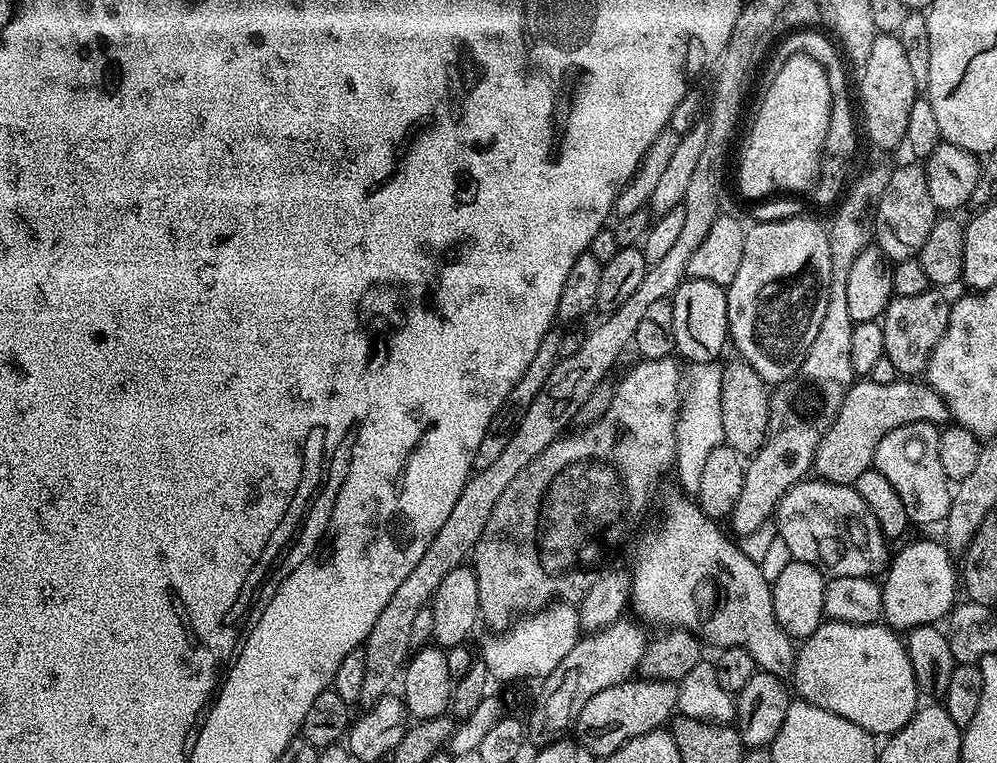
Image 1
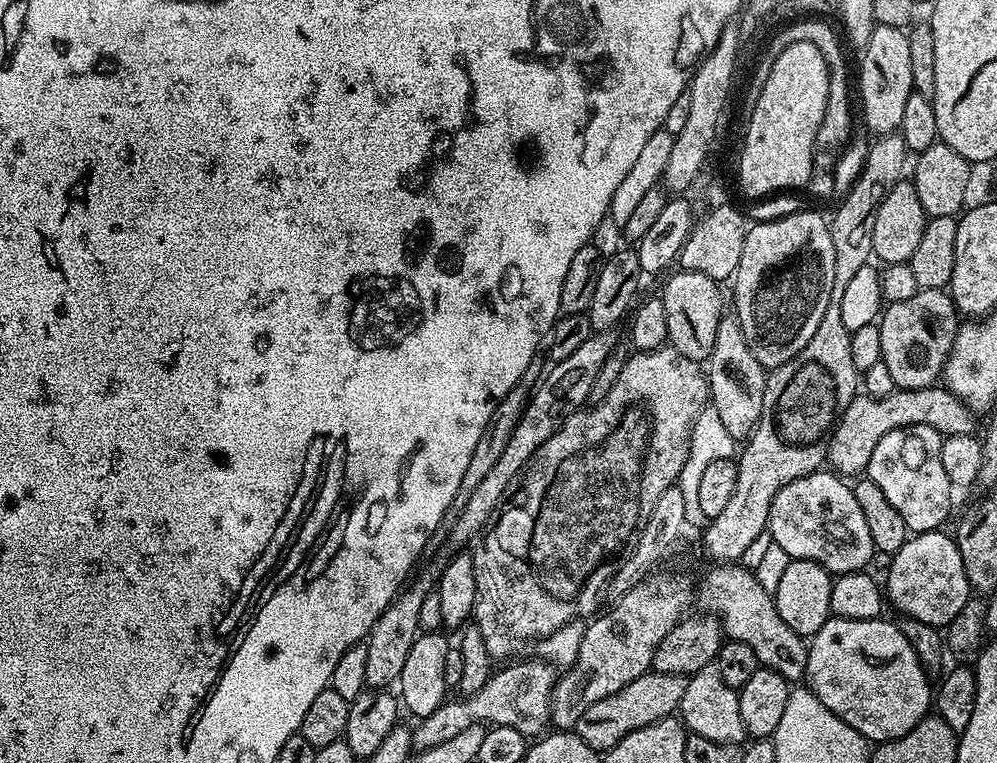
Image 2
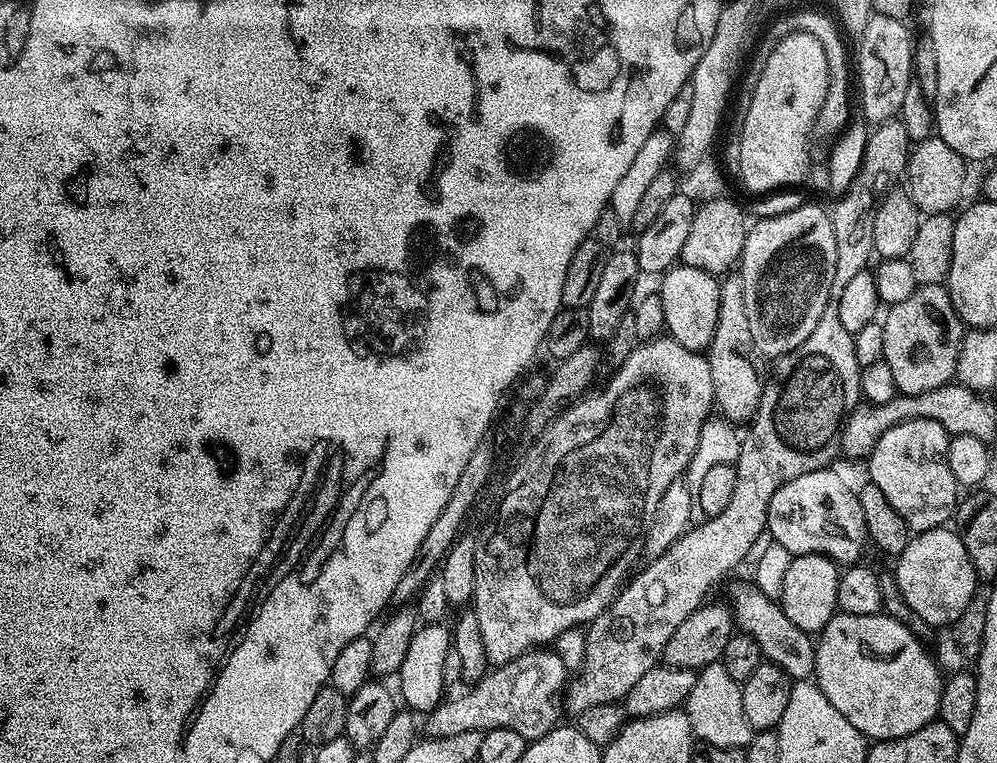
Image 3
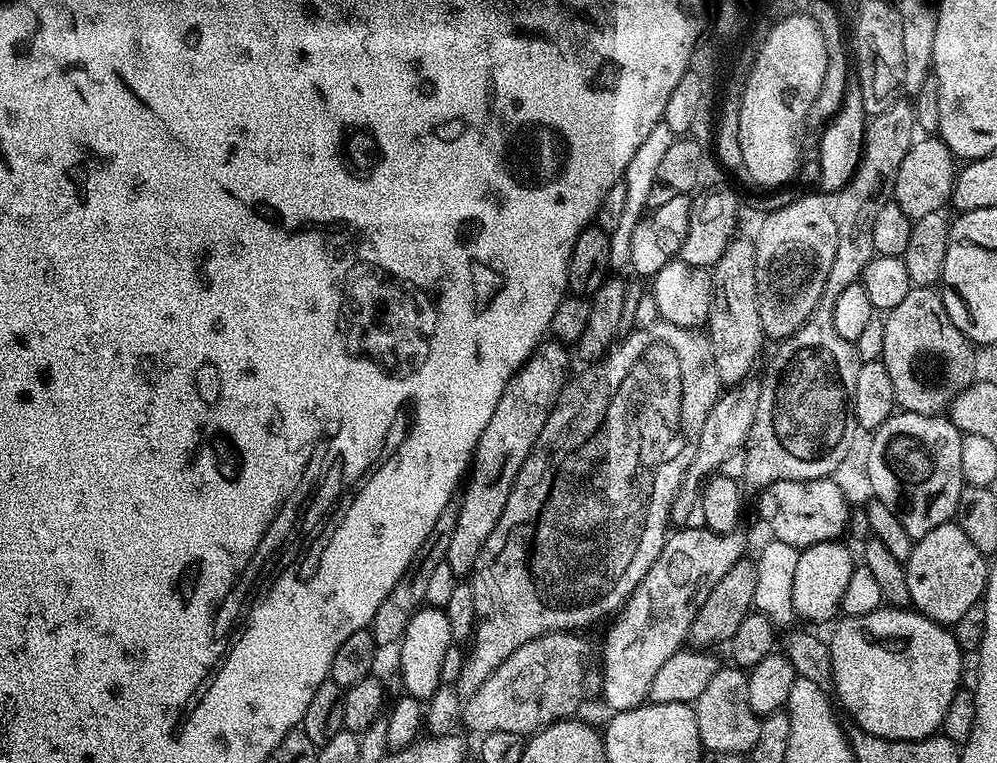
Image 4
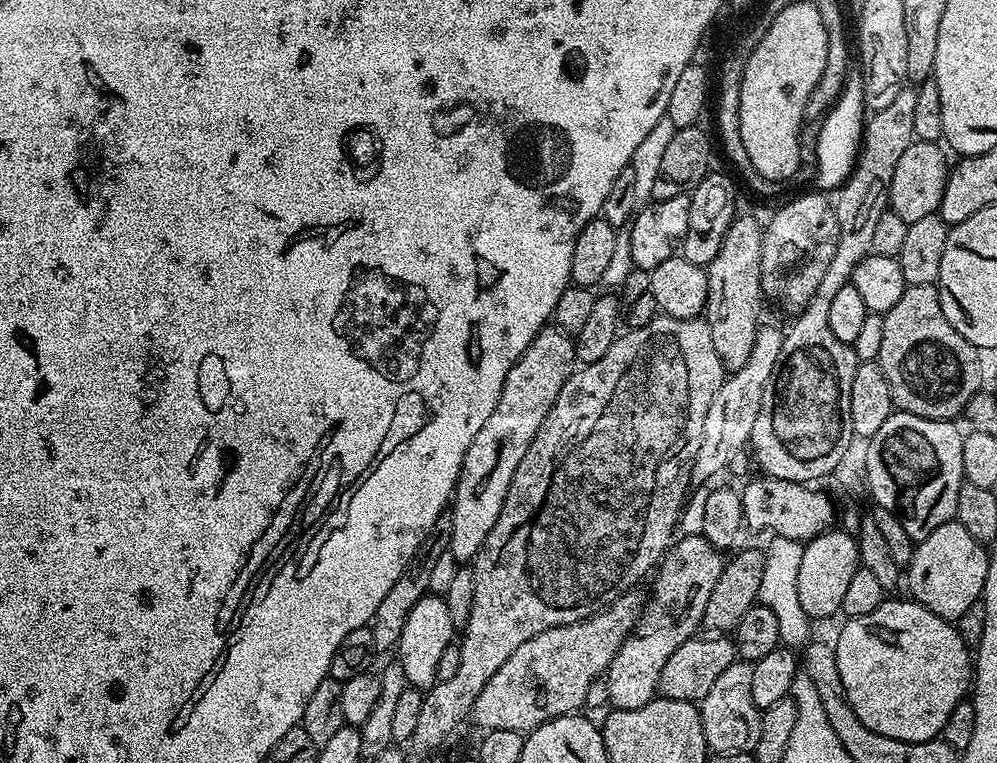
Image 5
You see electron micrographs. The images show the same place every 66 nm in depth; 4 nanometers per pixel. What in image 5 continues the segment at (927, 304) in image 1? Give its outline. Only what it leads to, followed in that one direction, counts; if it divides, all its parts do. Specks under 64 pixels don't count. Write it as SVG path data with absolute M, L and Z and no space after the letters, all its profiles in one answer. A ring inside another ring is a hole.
M909 284L904 289L902 298L894 305L894 310L883 313L882 350L878 357L881 370L886 374L886 382L890 382L890 394L893 405L899 411L909 412L931 420L955 421L956 415L963 413L968 407L968 399L981 391L980 356L981 353L950 322L946 322L946 314L940 301L941 289L936 284Z

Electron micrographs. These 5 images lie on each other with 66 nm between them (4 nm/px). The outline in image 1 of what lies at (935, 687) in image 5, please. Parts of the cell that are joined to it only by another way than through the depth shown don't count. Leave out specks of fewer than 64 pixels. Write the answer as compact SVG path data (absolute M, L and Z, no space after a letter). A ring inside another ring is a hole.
M828 620L821 624L818 630L814 630L814 634L810 634L799 645L794 669L795 695L807 704L846 718L846 722L854 722L854 726L862 726L862 730L871 732L877 738L887 738L902 730L902 726L906 726L906 722L910 722L910 718L916 713L922 693L916 685L914 666L908 657L905 641L901 637L899 640L895 635L899 636L884 622L847 624L841 620Z

